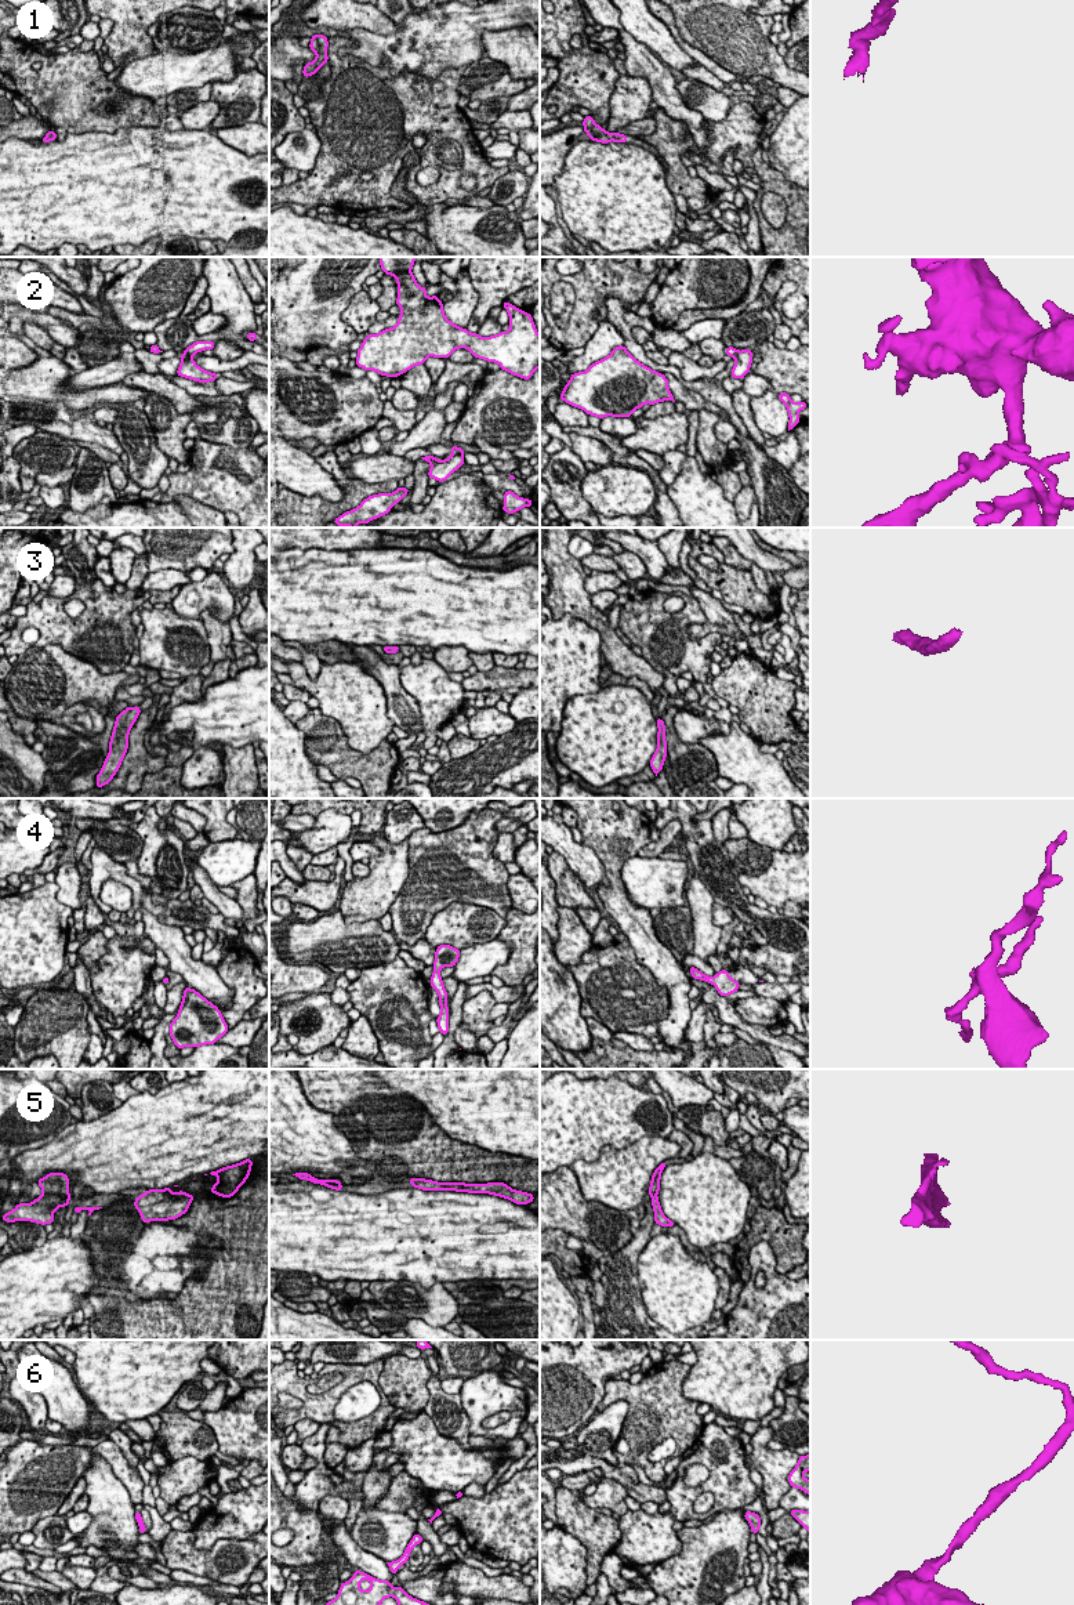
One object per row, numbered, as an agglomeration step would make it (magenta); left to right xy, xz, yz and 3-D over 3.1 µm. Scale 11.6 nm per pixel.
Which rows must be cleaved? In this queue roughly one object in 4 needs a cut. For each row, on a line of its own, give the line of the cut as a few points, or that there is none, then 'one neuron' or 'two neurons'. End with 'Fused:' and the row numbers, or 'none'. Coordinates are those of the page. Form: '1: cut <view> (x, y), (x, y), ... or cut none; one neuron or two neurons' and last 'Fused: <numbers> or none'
1: cut none; one neuron
2: cut xy (182, 354), (191, 358); two neurons
3: cut none; one neuron
4: cut none; one neuron
5: cut xy (43, 1192), (68, 1195); two neurons
6: cut none; one neuron
Fused: 2, 5

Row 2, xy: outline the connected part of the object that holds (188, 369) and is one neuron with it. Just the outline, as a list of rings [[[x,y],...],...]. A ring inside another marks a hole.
[[[181,355],[181,365],[177,370],[177,376],[195,380],[199,383],[215,381],[218,374],[206,372],[199,367],[195,361],[186,355]]]

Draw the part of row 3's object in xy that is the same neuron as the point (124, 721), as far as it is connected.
[[[139,706],[127,707],[116,717],[115,728],[109,742],[109,754],[104,761],[101,772],[97,775],[95,787],[108,785],[119,771],[121,760],[127,753],[130,729],[133,728],[139,713]]]

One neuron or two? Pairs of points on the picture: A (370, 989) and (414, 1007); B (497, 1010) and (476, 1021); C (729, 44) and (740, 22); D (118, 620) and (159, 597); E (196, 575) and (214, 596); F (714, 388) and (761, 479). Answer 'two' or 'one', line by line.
A: one
B: two
C: one
D: two
E: two
F: one

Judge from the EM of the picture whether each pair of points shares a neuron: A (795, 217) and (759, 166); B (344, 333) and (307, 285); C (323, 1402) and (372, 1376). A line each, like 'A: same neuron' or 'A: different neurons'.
A: same neuron
B: same neuron
C: same neuron

